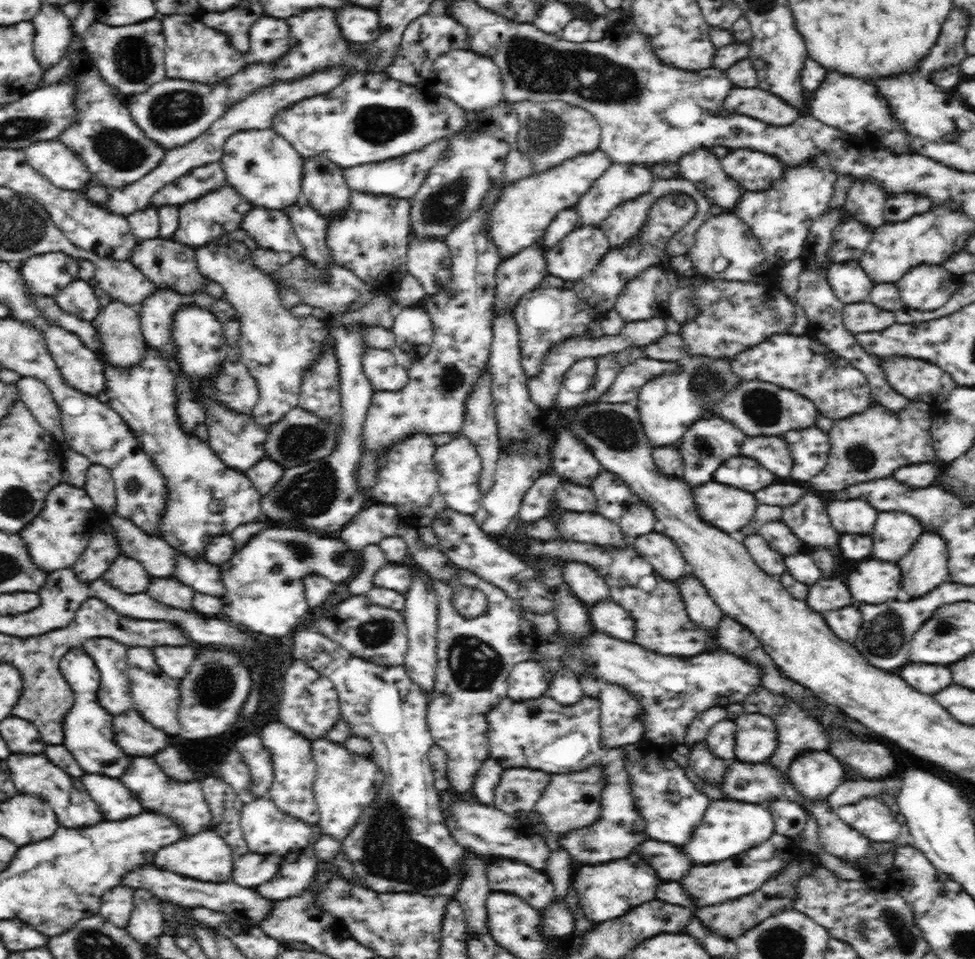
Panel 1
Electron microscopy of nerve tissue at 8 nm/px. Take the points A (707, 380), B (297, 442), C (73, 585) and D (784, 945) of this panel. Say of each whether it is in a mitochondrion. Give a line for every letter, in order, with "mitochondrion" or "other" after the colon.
A: mitochondrion
B: mitochondrion
C: other
D: mitochondrion

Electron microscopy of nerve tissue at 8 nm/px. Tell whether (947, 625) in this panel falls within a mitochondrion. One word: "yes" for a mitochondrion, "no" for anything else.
yes

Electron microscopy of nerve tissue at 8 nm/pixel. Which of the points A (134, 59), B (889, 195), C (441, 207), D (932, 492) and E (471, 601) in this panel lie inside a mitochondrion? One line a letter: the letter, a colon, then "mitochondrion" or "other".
A: mitochondrion
B: other
C: mitochondrion
D: other
E: mitochondrion

